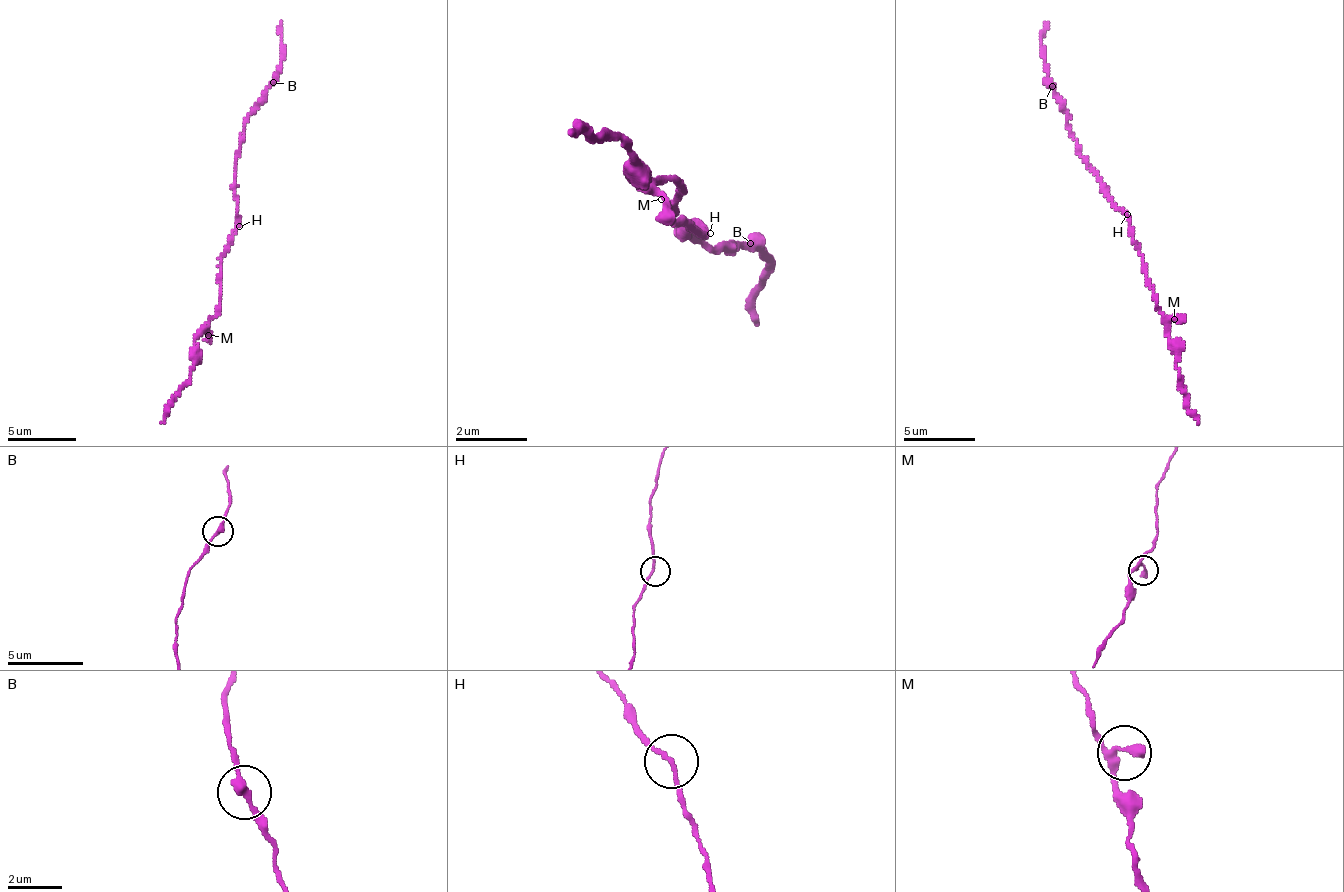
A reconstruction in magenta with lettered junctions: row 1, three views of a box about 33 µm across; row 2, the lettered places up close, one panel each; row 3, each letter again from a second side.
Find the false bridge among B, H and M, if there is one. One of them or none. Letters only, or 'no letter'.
B

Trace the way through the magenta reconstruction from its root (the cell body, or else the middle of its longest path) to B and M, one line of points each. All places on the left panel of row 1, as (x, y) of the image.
B: (236, 226), (236, 153), (252, 108), (274, 83)
M: (236, 226), (229, 250), (221, 259), (220, 310), (209, 323), (208, 335)

